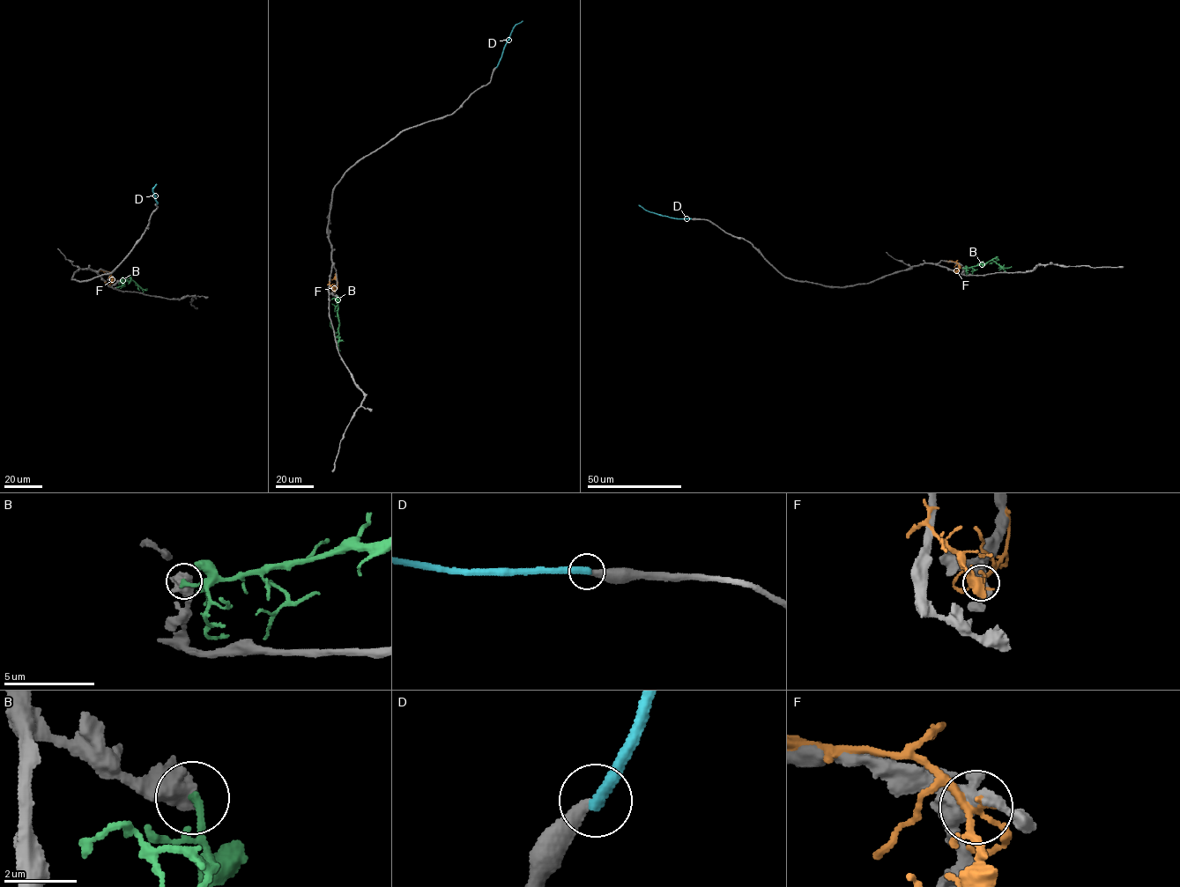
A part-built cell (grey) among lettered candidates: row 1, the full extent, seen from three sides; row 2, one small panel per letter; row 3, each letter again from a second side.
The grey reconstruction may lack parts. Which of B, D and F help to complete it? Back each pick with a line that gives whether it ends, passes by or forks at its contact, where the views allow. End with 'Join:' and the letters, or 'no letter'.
Join: no letter

